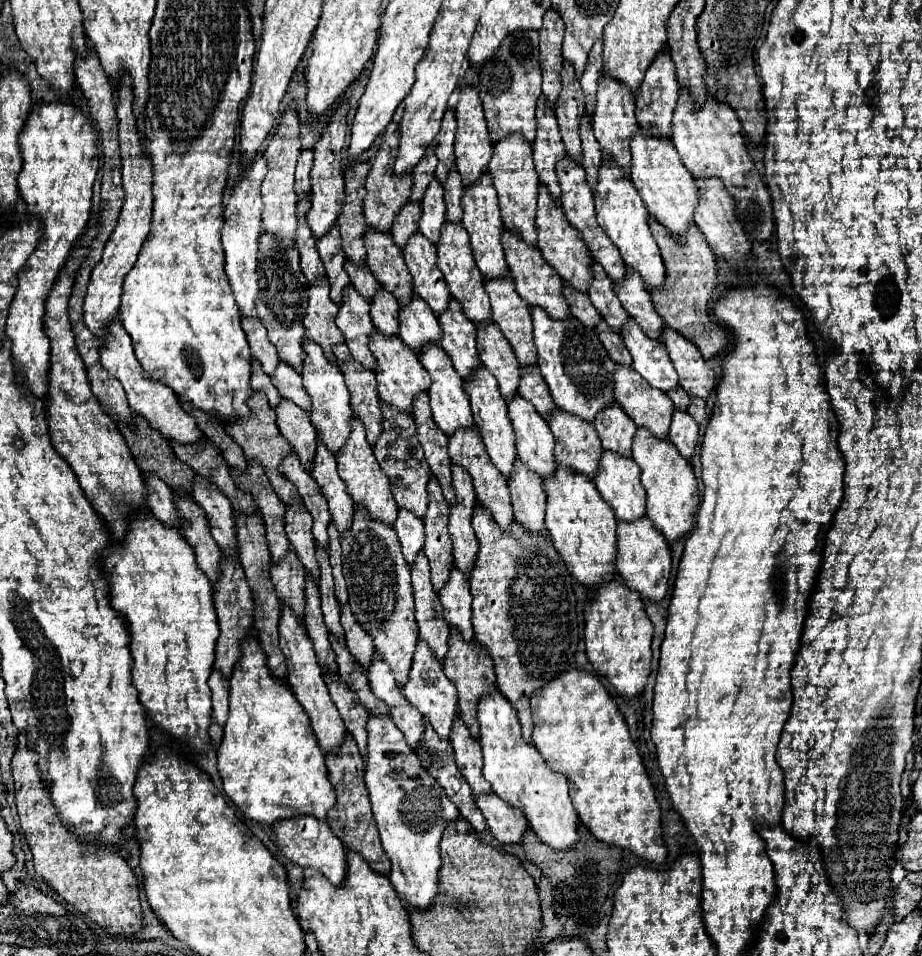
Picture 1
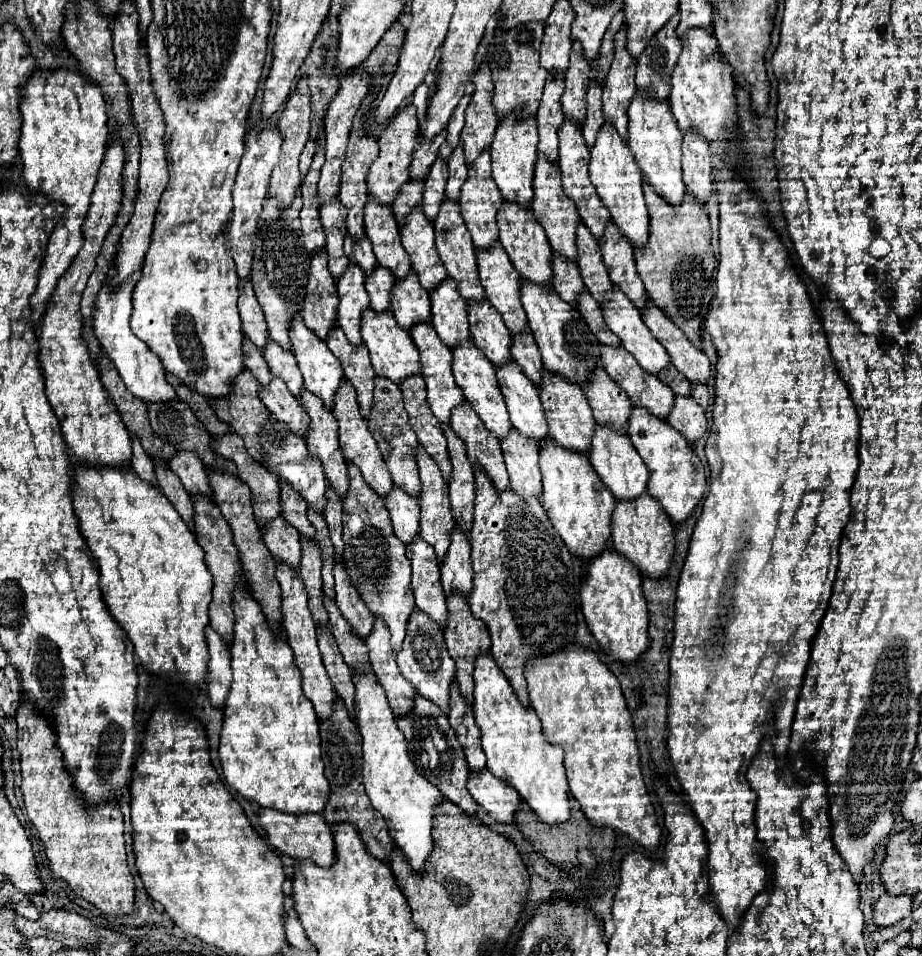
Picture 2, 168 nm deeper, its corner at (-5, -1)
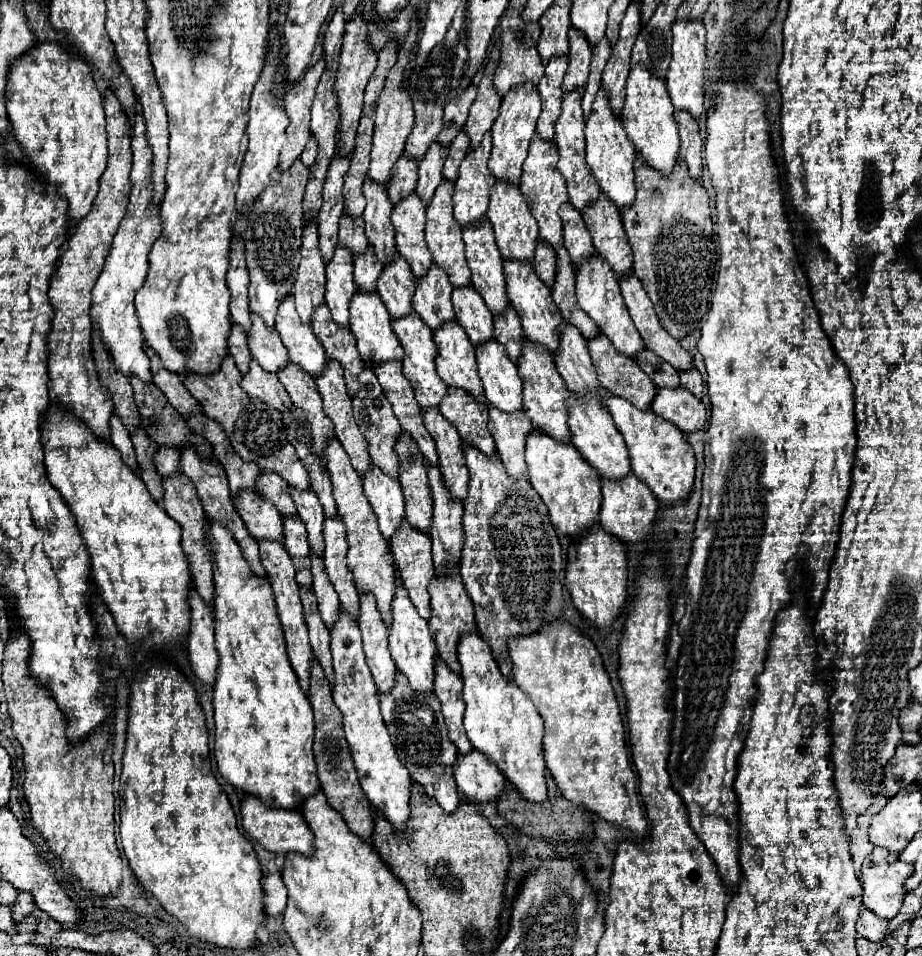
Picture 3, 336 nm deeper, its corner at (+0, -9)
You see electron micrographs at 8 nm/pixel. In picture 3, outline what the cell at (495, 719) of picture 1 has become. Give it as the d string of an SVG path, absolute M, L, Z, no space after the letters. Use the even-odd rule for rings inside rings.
M464 635L458 645L458 661L462 665L464 679L464 729L470 743L482 751L490 763L520 791L530 803L546 803L546 761L544 761L544 721L538 717L532 701L522 693L516 683L506 681L500 673L488 643L480 635Z

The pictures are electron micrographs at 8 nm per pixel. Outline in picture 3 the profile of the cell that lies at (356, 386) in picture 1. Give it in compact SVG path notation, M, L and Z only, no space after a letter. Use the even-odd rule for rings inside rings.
M320 305L316 309L316 313L312 313L312 317L314 317L314 335L320 339L324 351L326 351L326 357L334 359L342 365L348 395L356 397L356 391L360 389L358 375L364 369L364 361L360 359L360 355L356 351L356 341L352 337L352 331L340 329L332 321L326 305Z

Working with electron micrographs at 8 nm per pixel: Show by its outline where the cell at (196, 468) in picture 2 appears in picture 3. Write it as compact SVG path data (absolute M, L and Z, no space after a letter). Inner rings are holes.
M160 447L156 453L156 469L162 477L172 477L180 473L180 449Z

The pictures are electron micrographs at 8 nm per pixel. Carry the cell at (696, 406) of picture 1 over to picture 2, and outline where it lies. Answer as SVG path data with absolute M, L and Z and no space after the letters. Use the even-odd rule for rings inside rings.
M691 383L691 397L703 407L707 409L709 403L711 403L711 395L707 391L707 385L701 385L701 383Z

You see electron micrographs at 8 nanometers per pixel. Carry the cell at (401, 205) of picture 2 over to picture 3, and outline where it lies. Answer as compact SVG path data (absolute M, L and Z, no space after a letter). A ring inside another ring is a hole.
M406 155L400 157L396 169L392 171L392 181L388 183L388 197L392 205L400 203L404 197L414 193L416 181L418 181L418 163L414 159L408 159Z

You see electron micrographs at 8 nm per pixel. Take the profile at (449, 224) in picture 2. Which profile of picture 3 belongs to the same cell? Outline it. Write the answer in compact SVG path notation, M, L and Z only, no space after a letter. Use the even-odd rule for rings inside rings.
M442 181L426 209L426 243L428 243L428 249L432 253L432 259L438 267L442 267L448 277L450 277L450 283L460 289L460 287L468 287L470 285L470 267L466 263L466 257L464 257L464 241L462 241L462 229L458 225L458 221L454 219L452 215L452 191L454 191L454 183L450 181Z

